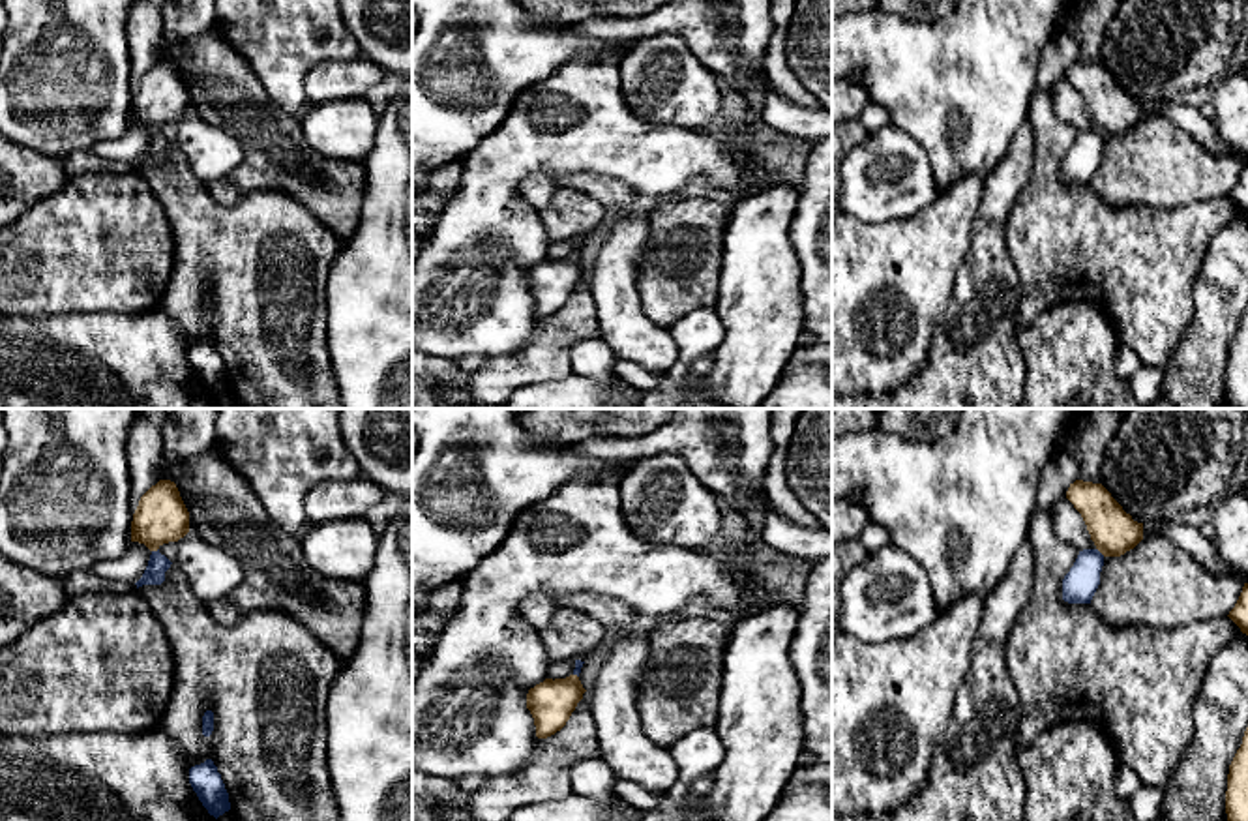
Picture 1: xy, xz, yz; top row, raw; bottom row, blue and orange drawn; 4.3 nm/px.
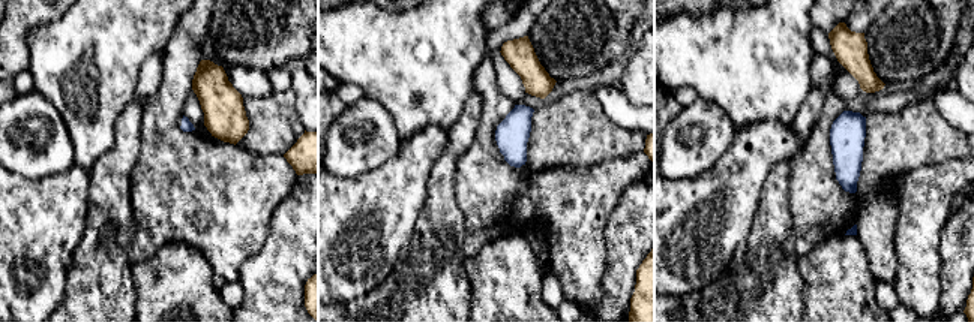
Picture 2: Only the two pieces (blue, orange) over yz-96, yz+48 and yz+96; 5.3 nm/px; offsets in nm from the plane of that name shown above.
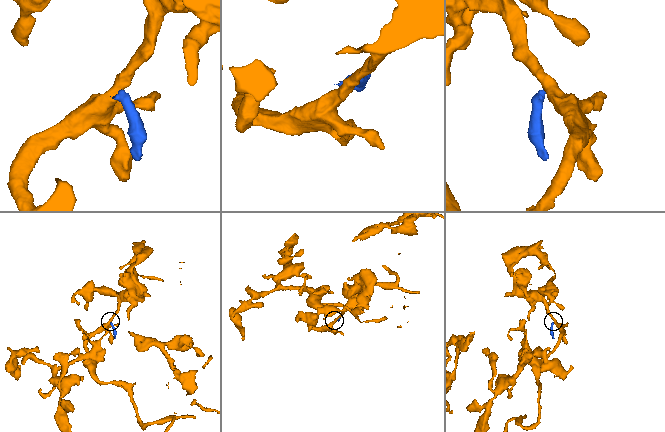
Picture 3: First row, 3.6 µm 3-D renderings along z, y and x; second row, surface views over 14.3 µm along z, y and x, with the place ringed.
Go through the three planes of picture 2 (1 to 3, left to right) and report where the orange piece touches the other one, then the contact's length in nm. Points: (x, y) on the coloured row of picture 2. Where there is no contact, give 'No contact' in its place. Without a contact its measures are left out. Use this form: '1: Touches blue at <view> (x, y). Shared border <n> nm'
1: No contact
2: No contact
3: No contact

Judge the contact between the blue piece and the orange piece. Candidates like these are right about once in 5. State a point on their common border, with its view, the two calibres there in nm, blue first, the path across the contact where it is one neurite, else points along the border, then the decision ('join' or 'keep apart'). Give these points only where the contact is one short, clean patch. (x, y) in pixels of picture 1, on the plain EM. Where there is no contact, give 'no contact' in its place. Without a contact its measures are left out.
yz (1099, 132) | 150/200 nm | along yz (1097, 128), (1104, 135) | keep apart

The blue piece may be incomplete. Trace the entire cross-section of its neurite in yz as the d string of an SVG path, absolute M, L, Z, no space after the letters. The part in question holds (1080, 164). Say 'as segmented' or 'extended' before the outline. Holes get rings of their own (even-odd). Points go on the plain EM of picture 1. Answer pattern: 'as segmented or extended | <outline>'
as segmented | M1098 129L1079 131L1074 146L1062 159L1062 180L1068 184L1091 184L1104 146L1104 135Z

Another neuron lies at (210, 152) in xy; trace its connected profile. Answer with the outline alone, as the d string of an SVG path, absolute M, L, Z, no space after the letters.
M195 112L178 120L176 148L186 156L193 174L210 186L244 161L242 144Z

